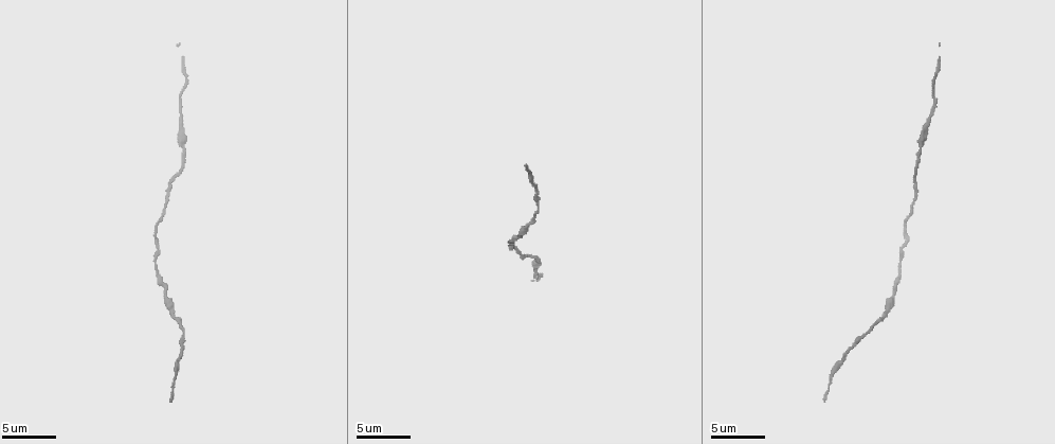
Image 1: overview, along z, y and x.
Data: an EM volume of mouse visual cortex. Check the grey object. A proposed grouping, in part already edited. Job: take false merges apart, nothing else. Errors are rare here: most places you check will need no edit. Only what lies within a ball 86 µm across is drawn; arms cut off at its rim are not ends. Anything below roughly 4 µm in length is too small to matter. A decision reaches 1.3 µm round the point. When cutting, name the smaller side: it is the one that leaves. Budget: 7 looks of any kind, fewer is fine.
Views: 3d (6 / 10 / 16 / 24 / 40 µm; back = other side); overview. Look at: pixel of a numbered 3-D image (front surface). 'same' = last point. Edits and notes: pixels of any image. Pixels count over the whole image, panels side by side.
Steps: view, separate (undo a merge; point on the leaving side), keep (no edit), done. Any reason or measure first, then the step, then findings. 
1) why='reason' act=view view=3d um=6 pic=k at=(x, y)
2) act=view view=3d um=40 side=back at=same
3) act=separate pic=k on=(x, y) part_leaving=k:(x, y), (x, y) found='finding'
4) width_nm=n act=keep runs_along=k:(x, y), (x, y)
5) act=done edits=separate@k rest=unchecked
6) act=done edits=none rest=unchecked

why='thin neck' act=view view=3d um=16 pic=1 at=(536, 192)

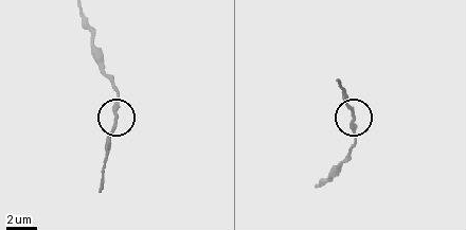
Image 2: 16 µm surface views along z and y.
act=keep runs_along=2:(82, 18), (99, 68), (117, 99), (117, 125), (107, 146) found='all the same neuron'

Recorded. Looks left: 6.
act=view view=3d um=6 pic=1 at=(905, 231)

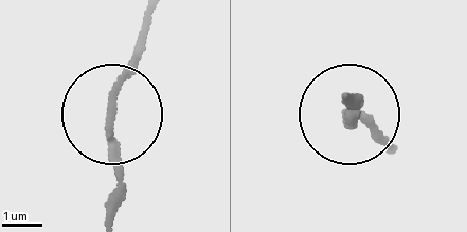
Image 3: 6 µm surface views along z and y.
side_arm_um=20 act=keep found='all the same neuron'

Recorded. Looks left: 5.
why='sudden change in width' act=view view=3d um=10 pic=1 at=(181, 123)

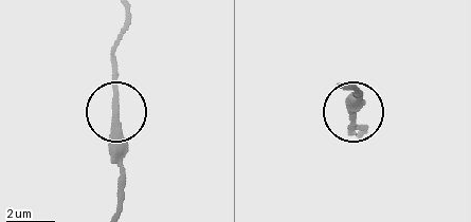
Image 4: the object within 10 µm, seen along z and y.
act=view view=3d um=6 pic=4 at=(115, 116)

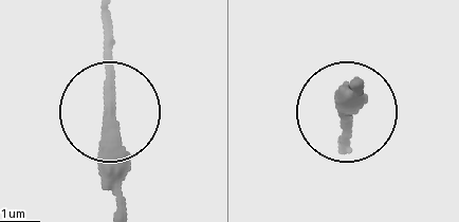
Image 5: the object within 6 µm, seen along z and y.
act=keep runs_along=5:(116, 206), (106, 14) found='all the same neuron'

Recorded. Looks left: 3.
act=done edits=none rest=unchecked

